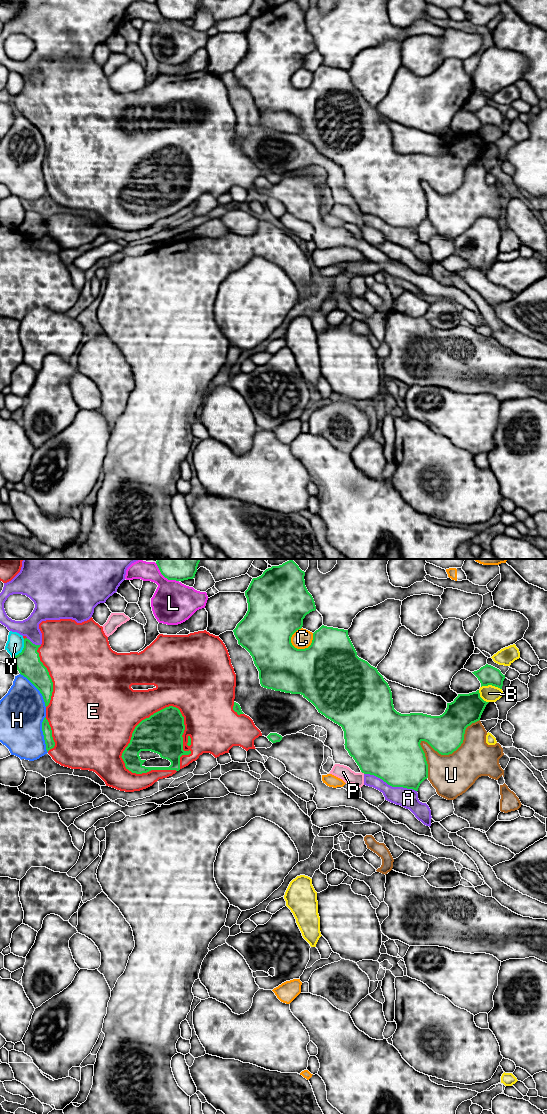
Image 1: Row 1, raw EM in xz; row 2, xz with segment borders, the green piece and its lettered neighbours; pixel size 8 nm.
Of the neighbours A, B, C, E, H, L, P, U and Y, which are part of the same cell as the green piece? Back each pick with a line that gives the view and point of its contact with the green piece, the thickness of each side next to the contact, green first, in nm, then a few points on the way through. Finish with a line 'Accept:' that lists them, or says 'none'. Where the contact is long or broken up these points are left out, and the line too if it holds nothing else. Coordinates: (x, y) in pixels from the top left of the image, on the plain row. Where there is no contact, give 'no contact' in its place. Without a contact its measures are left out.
E: contact xz (135, 167); calibres 320 and 500 nm
Accept: E

